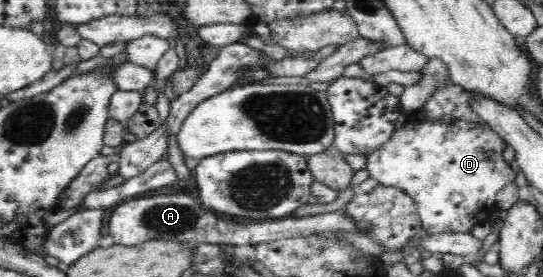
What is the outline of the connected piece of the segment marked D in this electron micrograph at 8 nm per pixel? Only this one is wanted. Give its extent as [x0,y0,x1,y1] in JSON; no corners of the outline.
[366,75,517,234]

